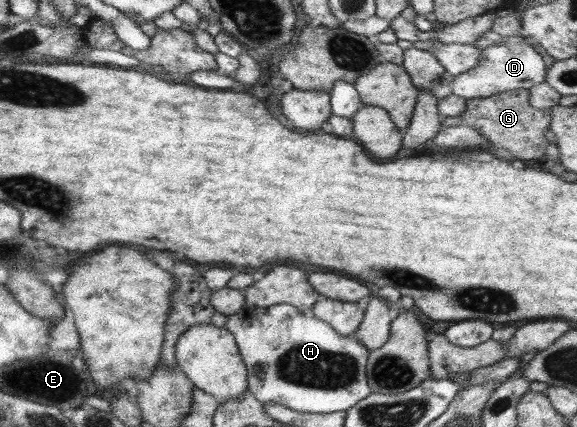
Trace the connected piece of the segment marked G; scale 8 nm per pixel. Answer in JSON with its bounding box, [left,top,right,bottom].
[442,89,550,160]

